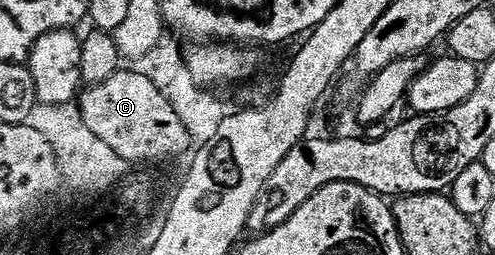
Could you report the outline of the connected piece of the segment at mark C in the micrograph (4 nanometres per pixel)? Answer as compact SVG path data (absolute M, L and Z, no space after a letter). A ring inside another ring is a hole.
M119 69L107 81L94 87L85 88L78 99L78 106L86 127L103 140L120 157L130 165L138 165L140 161L154 163L178 157L191 150L192 142L186 126L182 124L180 116L176 114L170 102L155 87L150 75L138 71Z

